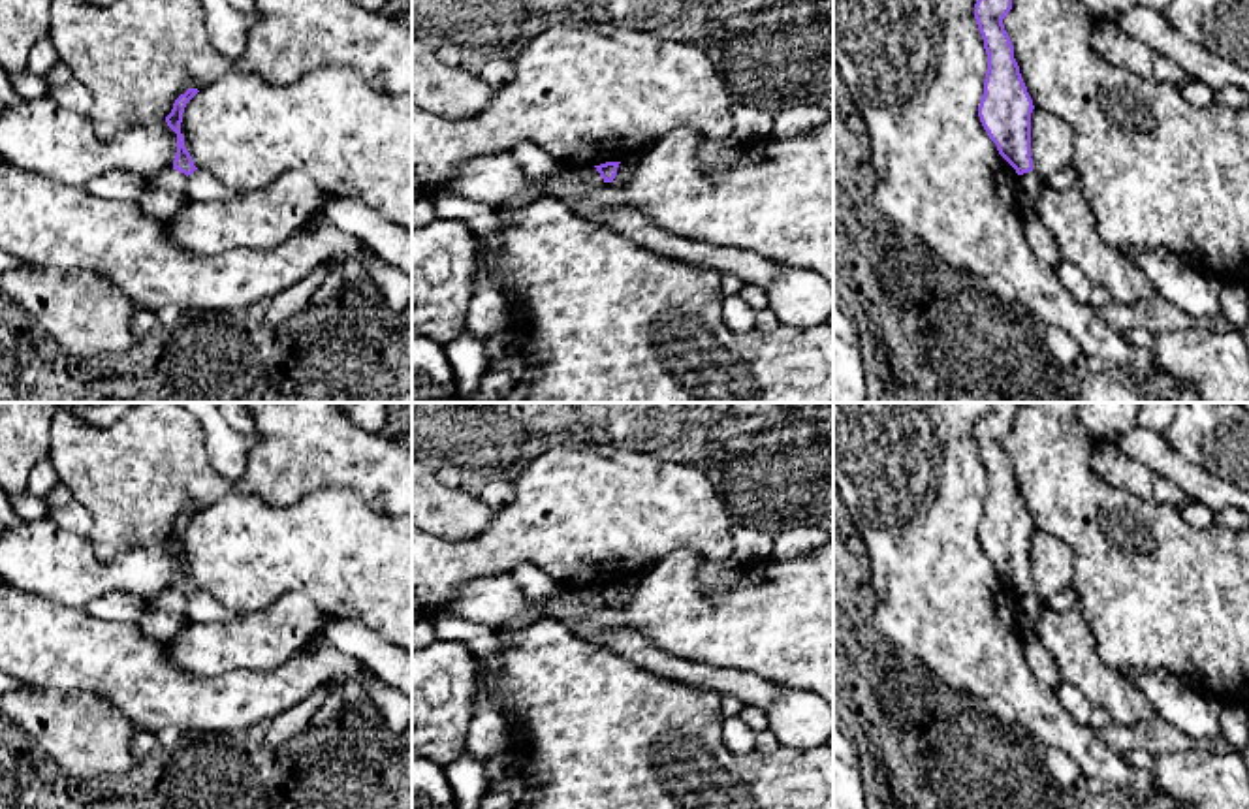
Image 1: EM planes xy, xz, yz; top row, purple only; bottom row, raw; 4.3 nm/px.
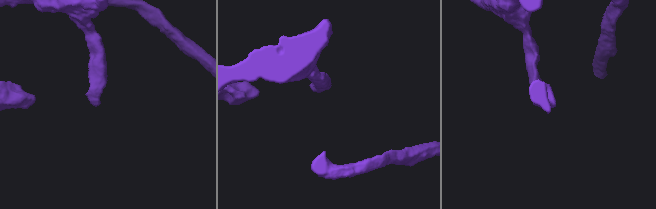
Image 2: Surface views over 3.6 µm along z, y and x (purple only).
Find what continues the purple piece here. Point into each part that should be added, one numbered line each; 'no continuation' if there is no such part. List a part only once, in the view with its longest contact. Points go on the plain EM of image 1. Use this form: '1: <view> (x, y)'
no continuation

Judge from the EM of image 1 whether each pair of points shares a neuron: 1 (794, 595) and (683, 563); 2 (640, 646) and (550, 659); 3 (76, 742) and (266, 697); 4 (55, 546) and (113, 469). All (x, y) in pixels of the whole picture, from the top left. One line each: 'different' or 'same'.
1: same
2: different
3: different
4: different

